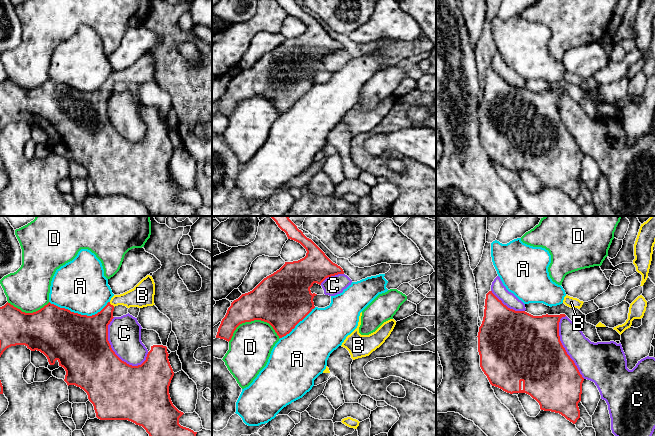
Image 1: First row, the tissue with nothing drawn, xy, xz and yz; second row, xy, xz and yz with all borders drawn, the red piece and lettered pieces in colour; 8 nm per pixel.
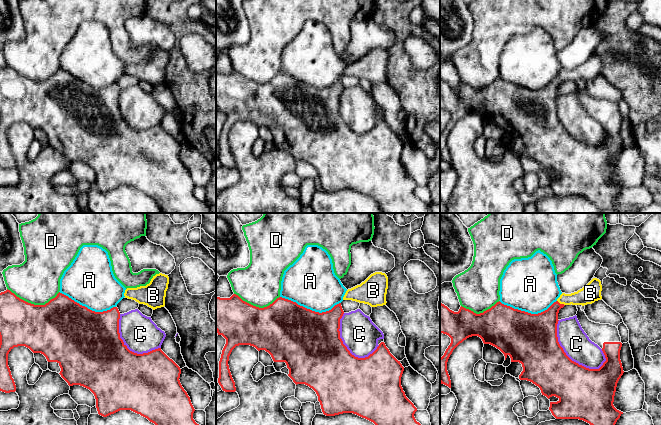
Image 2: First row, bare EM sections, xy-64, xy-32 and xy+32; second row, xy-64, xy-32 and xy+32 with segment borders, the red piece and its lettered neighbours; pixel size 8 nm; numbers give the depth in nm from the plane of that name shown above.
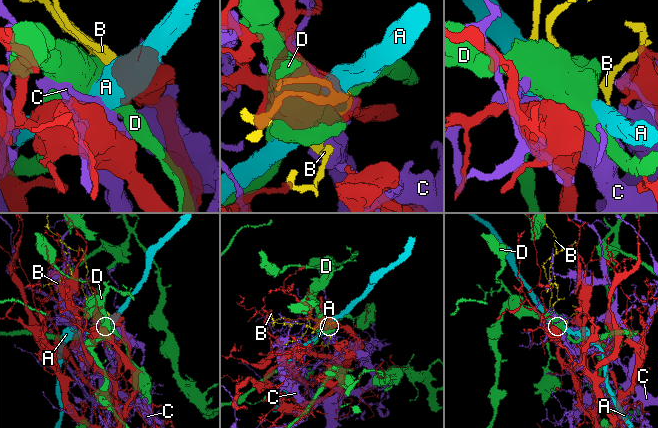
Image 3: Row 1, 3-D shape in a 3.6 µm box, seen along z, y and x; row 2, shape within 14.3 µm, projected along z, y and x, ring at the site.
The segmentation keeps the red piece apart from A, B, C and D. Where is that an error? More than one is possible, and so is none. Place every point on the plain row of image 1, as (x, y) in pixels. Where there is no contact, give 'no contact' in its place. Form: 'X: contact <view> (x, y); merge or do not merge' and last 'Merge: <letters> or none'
A: contact xy (79, 90); do not merge
B: contact xy (112, 81); merge
C: contact xy (111, 124); do not merge
D: contact xz (252, 96); do not merge
Merge: B

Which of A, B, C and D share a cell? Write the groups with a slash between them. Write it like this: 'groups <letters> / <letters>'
groups A / B / C / D

